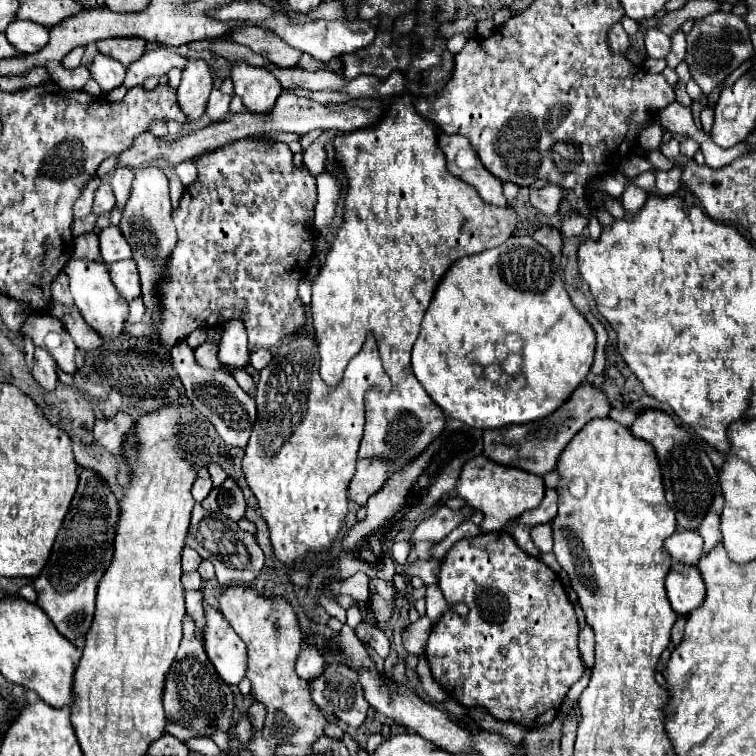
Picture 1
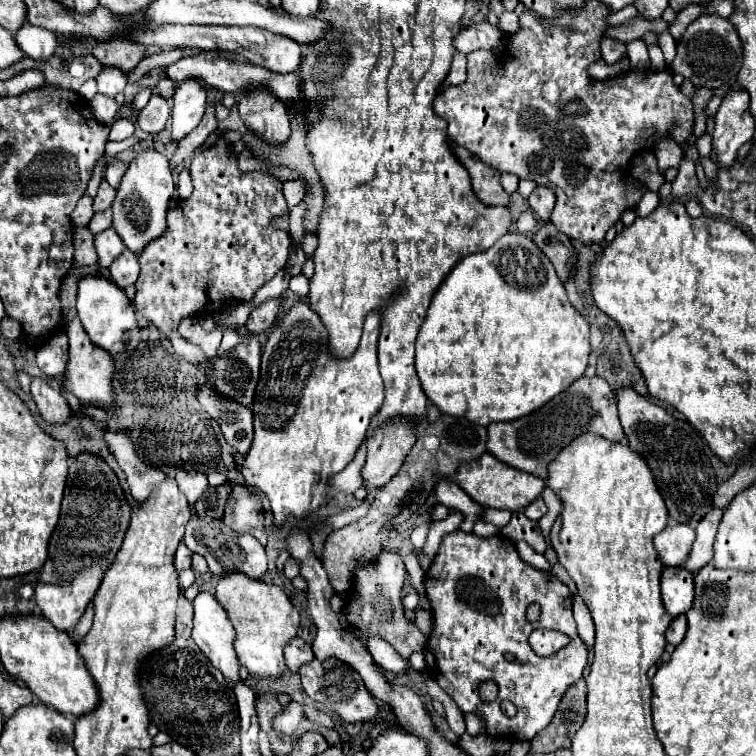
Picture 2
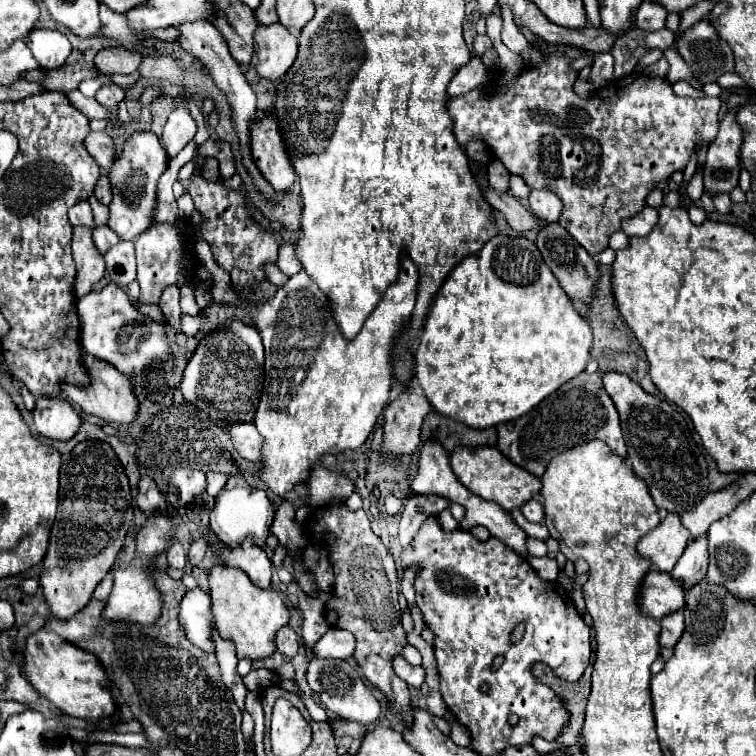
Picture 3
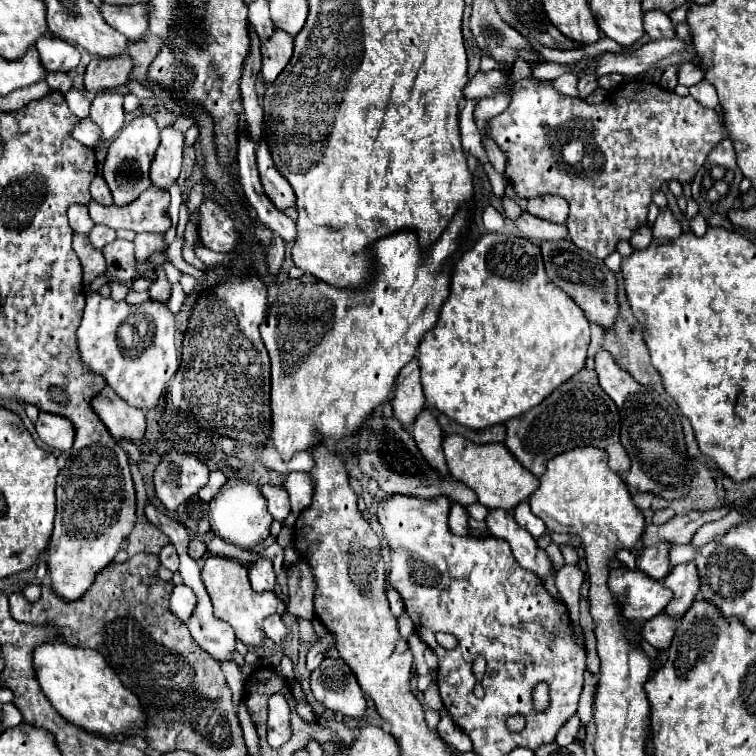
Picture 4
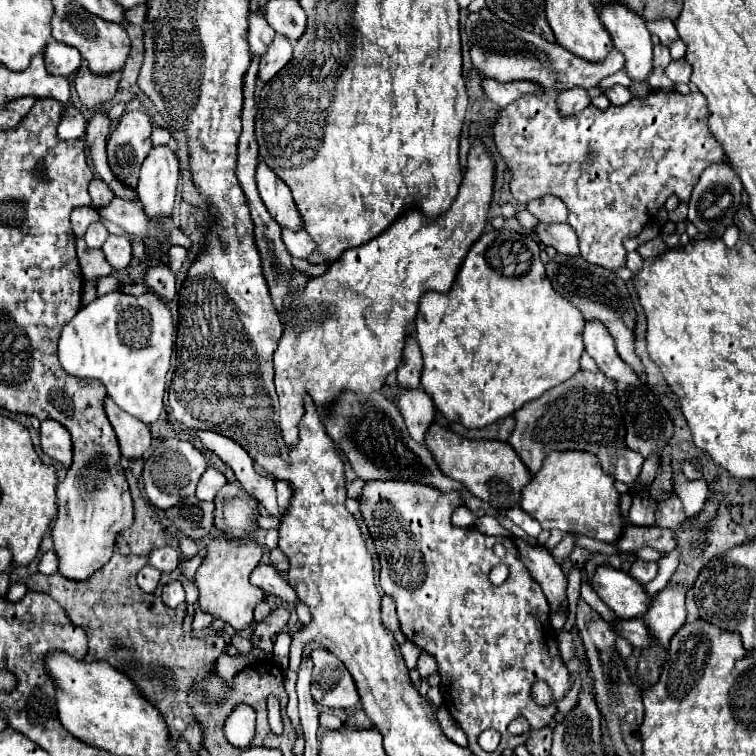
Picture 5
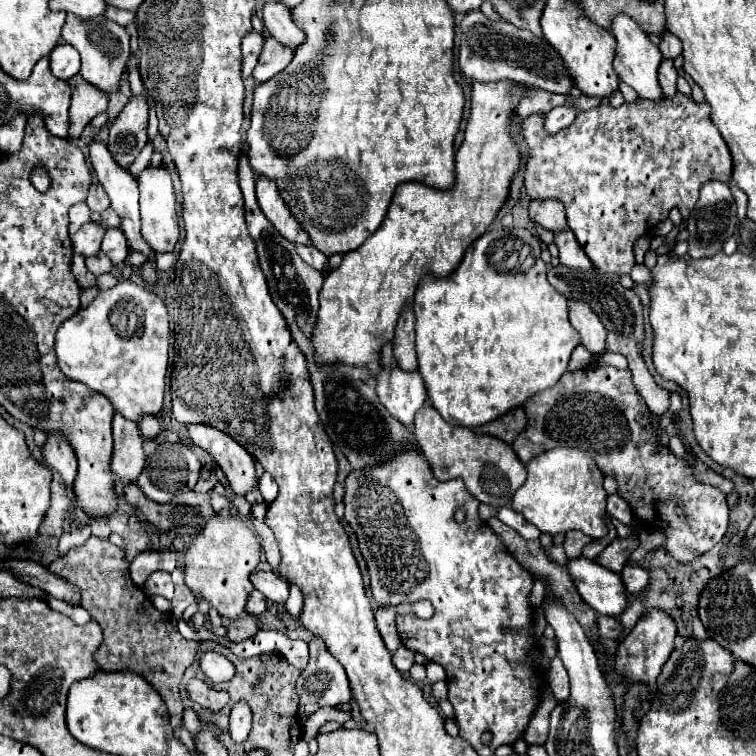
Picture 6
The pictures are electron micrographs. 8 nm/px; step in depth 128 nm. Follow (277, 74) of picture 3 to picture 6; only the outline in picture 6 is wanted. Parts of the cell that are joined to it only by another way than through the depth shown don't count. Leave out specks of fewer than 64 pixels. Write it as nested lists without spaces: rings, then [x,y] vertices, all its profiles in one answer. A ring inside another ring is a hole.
[[[268,36],[266,44],[264,44],[264,52],[262,52],[260,62],[258,62],[258,66],[256,66],[252,76],[258,82],[266,82],[272,76],[276,76],[278,72],[282,72],[292,62],[292,56],[294,56],[292,48],[280,44],[276,38]]]

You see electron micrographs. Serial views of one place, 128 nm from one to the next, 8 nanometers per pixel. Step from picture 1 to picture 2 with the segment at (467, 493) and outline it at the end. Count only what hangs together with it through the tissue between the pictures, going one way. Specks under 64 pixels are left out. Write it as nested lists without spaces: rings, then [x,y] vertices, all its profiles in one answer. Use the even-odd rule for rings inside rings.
[[[488,452],[484,456],[480,456],[480,460],[474,460],[472,464],[464,464],[464,468],[460,468],[460,472],[456,472],[456,482],[480,506],[510,510],[510,512],[524,510],[524,506],[534,502],[544,490],[544,480],[540,480],[538,476],[532,476],[528,472],[520,472],[520,470],[496,460]],[[476,522],[473,528],[473,533],[482,538],[494,536],[494,534],[498,534],[498,532],[500,532],[500,530],[498,530],[494,524],[490,524],[490,522]]]

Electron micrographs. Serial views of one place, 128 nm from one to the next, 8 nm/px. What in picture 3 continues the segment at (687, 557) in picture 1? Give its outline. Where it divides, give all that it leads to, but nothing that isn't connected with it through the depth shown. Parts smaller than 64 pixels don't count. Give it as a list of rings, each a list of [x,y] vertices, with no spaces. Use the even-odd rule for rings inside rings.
[[[668,514],[658,528],[648,532],[640,544],[638,552],[652,562],[652,566],[660,572],[672,572],[674,564],[682,556],[686,544],[690,540],[690,532],[682,526],[678,514]]]

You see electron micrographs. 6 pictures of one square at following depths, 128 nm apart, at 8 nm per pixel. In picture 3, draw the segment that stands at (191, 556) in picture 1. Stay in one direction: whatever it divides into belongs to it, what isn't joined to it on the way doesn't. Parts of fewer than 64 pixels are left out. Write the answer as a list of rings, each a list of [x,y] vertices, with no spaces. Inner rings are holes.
[[[174,542],[170,546],[170,550],[166,552],[166,556],[168,556],[170,568],[184,568],[186,566],[186,552],[184,552],[184,548],[182,548],[180,542]]]

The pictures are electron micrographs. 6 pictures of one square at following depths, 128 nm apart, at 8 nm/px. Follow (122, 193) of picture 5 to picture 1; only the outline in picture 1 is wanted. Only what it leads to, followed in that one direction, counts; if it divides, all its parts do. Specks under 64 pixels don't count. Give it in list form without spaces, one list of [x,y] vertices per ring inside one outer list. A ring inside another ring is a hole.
[[[96,54],[96,58],[90,64],[90,74],[98,82],[102,92],[108,92],[124,82],[126,68],[118,60],[114,60],[106,54]]]

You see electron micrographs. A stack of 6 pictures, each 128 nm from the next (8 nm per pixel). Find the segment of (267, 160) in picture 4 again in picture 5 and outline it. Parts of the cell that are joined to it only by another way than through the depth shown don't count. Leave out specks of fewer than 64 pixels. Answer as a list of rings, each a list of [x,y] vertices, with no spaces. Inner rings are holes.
[[[260,162],[256,168],[256,182],[260,198],[274,220],[284,228],[302,228],[290,188],[264,162]]]

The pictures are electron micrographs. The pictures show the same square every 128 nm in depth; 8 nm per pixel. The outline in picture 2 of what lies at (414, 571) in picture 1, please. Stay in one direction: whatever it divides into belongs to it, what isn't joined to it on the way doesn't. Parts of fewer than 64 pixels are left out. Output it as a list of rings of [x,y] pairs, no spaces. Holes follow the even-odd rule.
[[[384,550],[380,554],[380,560],[372,568],[358,568],[354,588],[348,590],[348,604],[344,606],[344,616],[350,622],[352,628],[358,628],[364,636],[368,634],[380,634],[386,642],[390,642],[400,656],[410,656],[418,650],[418,642],[426,642],[428,636],[416,628],[414,622],[406,620],[402,602],[400,602],[400,590],[408,578],[408,570],[402,562],[402,558],[394,552]]]

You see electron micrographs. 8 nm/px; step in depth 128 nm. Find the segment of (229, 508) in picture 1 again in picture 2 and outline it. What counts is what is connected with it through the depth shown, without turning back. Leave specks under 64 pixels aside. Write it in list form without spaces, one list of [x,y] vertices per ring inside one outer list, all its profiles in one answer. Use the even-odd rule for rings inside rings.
[[[226,480],[224,484],[216,486],[216,488],[208,488],[200,500],[194,504],[194,510],[198,516],[214,516],[214,518],[222,518],[224,516],[224,508],[226,502],[232,494],[232,482]]]

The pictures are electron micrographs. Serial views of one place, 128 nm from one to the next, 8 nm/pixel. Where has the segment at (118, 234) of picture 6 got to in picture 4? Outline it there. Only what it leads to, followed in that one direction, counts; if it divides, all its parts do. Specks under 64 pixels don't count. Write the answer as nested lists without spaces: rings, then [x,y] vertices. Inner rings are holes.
[[[114,240],[112,244],[104,246],[104,258],[108,264],[108,274],[114,280],[130,282],[136,276],[134,264],[134,244],[130,240]]]

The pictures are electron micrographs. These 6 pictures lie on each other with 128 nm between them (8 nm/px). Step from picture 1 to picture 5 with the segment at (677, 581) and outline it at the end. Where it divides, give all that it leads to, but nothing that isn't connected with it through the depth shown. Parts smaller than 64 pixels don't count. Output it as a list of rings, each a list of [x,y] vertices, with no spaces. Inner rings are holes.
[[[598,566],[592,586],[622,620],[644,616],[652,604],[652,596],[646,594],[644,584],[634,580],[628,572],[612,566]]]

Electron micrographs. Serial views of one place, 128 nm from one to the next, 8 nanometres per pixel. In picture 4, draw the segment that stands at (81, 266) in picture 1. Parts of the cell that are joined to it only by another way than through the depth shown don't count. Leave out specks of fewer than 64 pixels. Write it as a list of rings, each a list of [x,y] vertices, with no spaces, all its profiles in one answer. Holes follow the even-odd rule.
[[[98,292],[88,294],[78,328],[78,348],[84,364],[88,364],[92,372],[104,376],[106,382],[128,400],[128,404],[144,412],[158,404],[166,382],[180,366],[174,314],[154,300],[142,306],[130,306],[124,300],[116,302]]]

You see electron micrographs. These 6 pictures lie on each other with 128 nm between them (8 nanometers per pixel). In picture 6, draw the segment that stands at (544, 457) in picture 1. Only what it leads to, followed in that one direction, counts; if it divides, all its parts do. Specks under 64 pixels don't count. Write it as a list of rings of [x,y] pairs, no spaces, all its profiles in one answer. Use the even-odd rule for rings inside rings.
[[[602,366],[566,372],[556,386],[534,394],[522,404],[522,408],[526,412],[526,426],[512,442],[512,448],[524,464],[528,464],[534,456],[558,446],[572,446],[588,452],[596,460],[598,468],[618,482],[618,494],[630,504],[634,516],[644,520],[644,524],[666,532],[668,538],[664,546],[678,562],[696,560],[724,538],[728,526],[726,494],[710,484],[698,482],[684,458],[676,458],[668,448],[656,444],[658,424],[652,424],[652,412],[636,392],[632,374],[628,370]]]

